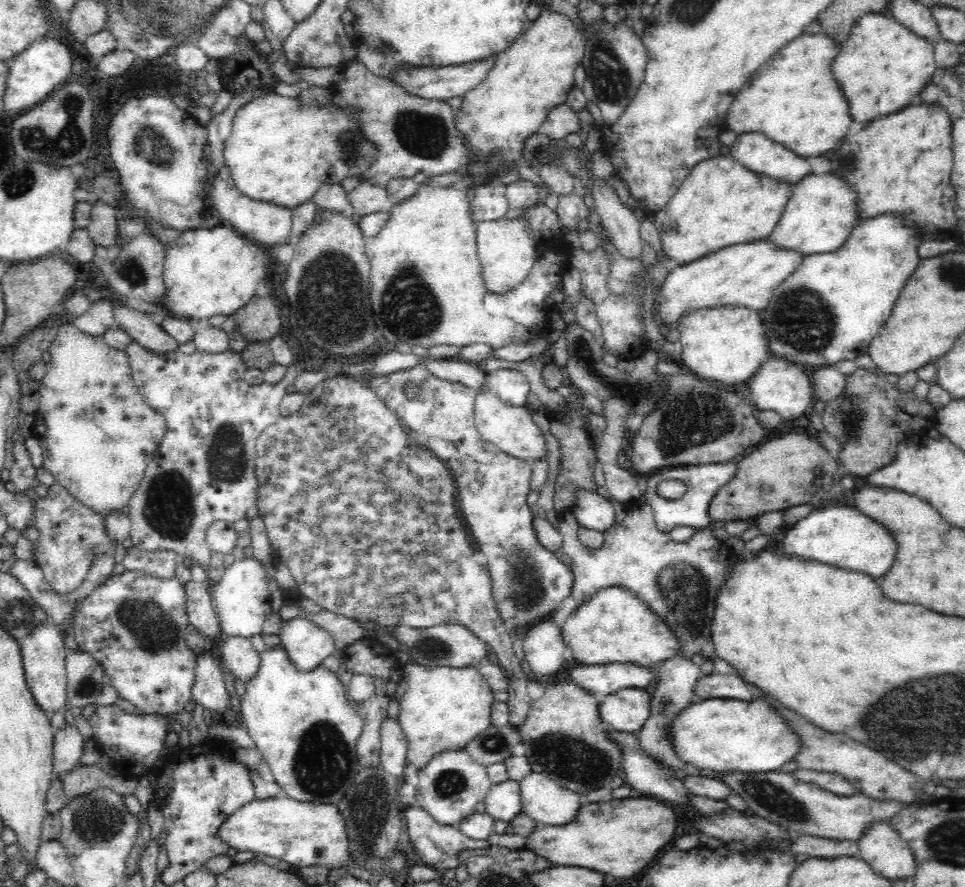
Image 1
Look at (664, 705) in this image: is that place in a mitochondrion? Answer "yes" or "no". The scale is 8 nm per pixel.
yes

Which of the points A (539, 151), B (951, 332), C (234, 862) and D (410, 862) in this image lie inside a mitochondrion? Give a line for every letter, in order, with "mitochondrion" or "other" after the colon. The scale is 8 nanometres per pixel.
A: mitochondrion
B: other
C: other
D: other

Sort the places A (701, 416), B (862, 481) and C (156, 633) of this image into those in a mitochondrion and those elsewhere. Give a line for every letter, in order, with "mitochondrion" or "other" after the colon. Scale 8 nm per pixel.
A: mitochondrion
B: other
C: mitochondrion

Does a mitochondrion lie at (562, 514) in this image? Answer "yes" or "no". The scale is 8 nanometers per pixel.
no

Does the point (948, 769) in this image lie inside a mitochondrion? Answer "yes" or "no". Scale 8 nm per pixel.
no

